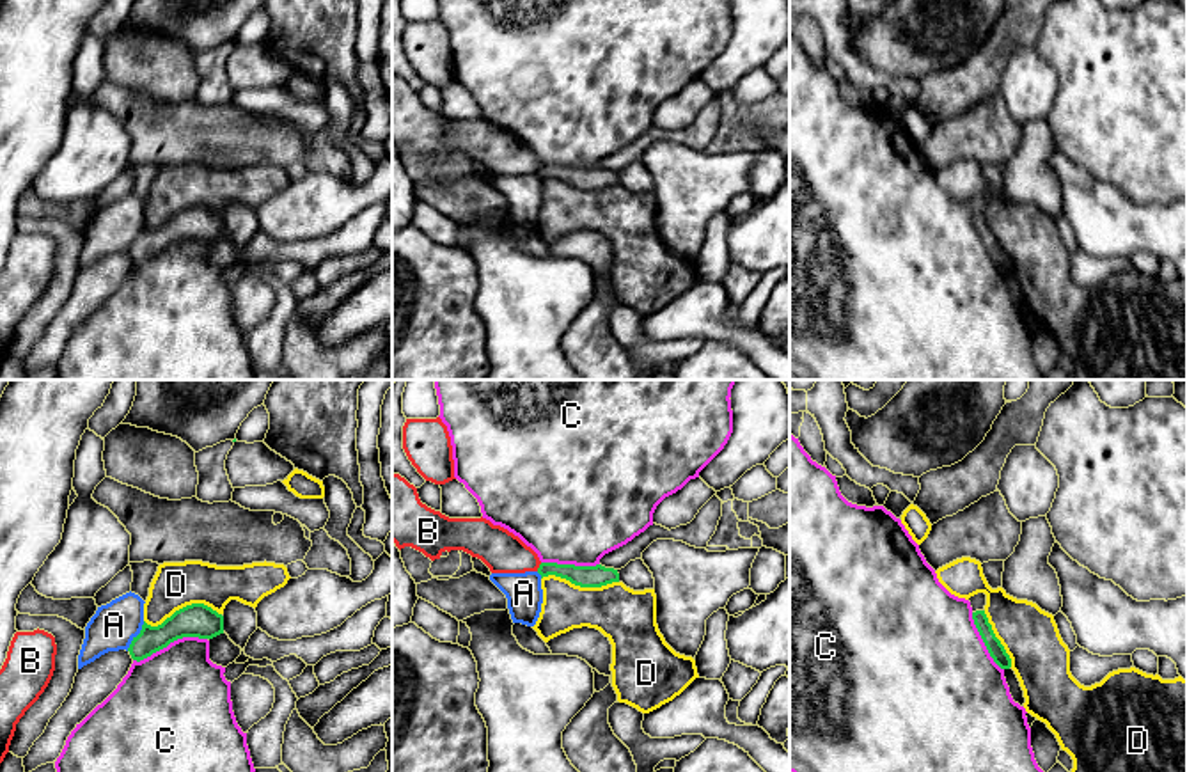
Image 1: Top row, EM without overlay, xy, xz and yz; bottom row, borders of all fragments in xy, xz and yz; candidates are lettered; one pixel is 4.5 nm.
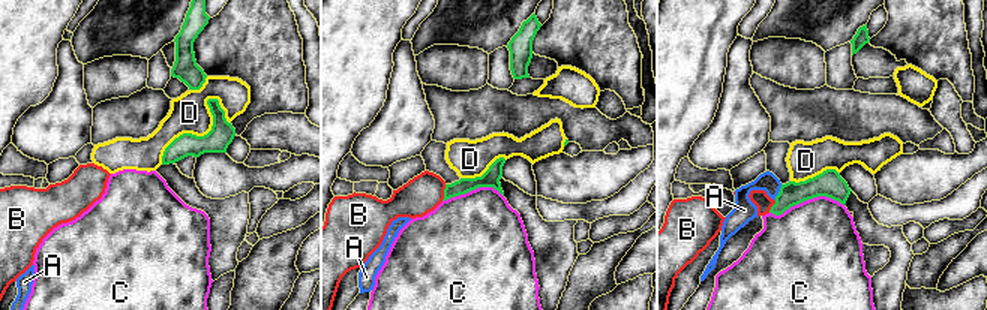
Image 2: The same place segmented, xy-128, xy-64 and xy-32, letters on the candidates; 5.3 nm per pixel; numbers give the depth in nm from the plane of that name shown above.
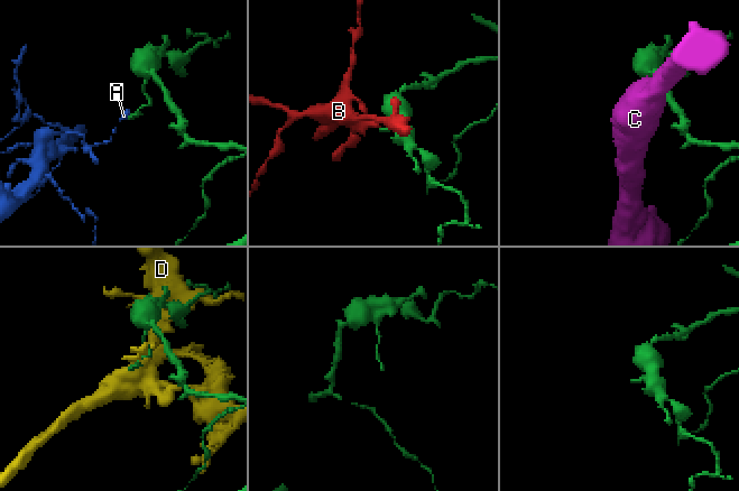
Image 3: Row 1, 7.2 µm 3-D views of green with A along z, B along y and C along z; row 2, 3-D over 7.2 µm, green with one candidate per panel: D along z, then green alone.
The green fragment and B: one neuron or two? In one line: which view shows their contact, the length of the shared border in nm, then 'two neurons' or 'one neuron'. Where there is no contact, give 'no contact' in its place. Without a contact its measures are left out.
contact in xz; length 50 nm; two neurons

